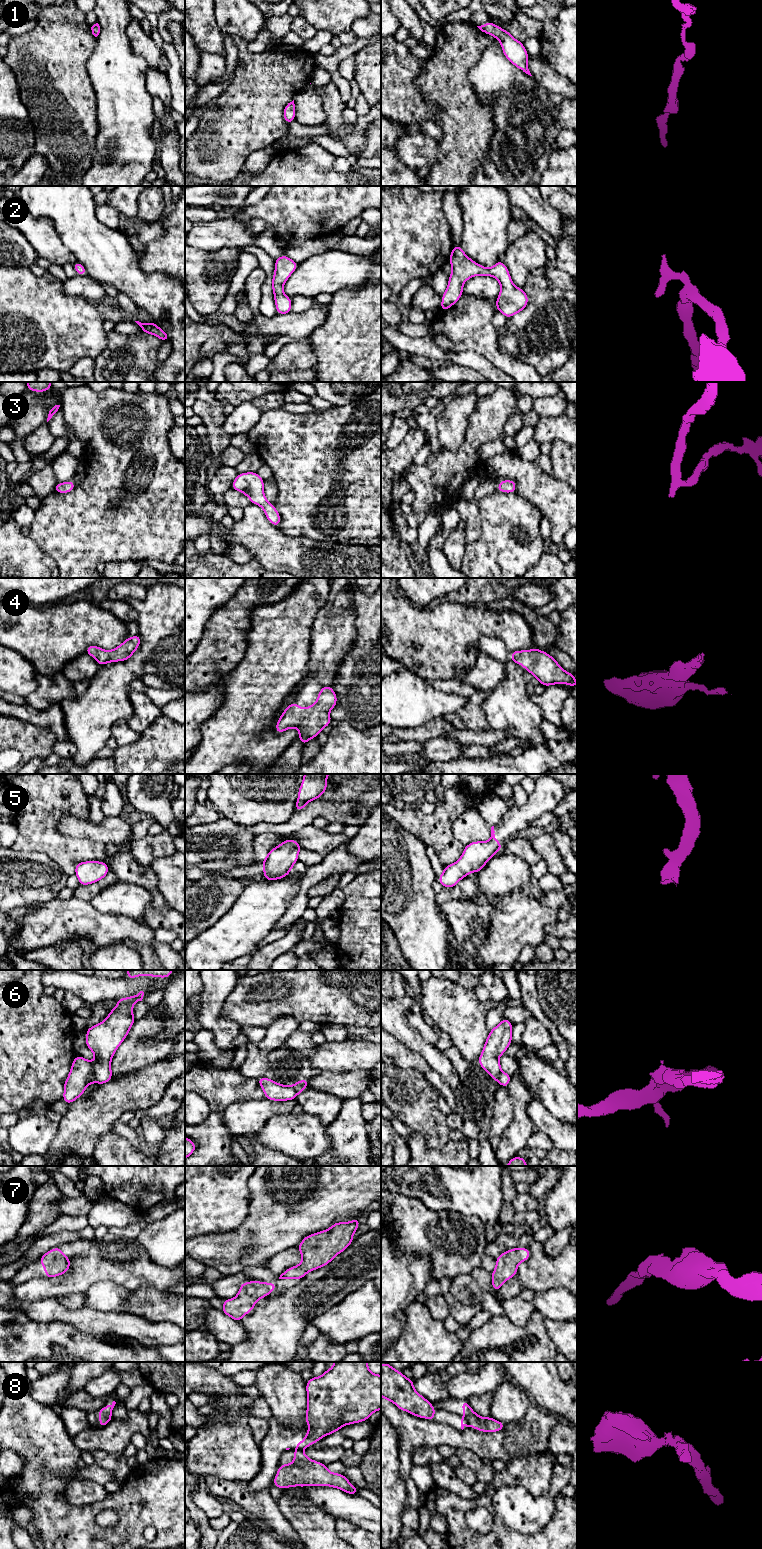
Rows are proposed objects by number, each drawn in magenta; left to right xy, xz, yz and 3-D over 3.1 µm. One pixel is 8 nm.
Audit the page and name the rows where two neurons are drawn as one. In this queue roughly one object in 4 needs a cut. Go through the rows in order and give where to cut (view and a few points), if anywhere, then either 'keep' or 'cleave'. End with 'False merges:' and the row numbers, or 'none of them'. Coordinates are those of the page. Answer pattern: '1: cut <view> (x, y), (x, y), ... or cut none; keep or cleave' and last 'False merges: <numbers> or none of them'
1: cut none; keep
2: cut none; keep
3: cut none; keep
4: cut none; keep
5: cut none; keep
6: cut xy (90, 1062), (96, 1081); cleave
7: cut none; keep
8: cut yz (464, 1416), (469, 1425); cleave
False merges: 6, 8

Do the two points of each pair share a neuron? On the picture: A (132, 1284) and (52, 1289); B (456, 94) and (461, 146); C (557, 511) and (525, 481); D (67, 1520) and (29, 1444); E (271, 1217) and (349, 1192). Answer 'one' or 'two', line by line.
A: one
B: one
C: one
D: one
E: one

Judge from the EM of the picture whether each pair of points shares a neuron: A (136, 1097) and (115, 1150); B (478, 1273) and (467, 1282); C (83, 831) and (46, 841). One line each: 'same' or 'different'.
A: different
B: different
C: different

